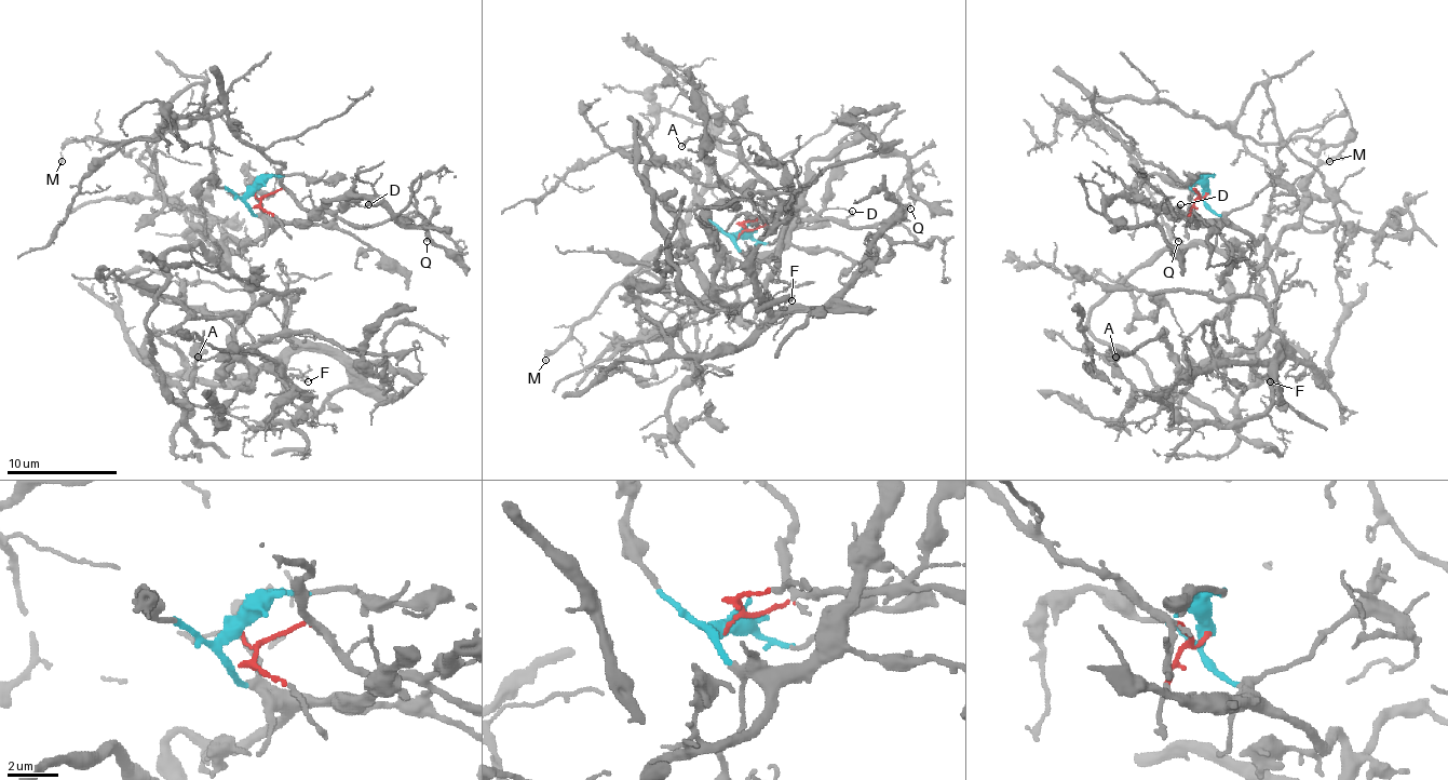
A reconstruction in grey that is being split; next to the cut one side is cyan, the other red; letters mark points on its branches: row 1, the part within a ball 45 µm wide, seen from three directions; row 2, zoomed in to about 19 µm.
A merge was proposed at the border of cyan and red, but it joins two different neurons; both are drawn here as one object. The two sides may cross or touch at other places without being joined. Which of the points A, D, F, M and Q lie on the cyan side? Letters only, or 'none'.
A, F

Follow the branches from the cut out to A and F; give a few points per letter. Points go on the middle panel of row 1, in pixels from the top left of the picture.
A: (736, 237), (756, 270), (706, 295), (630, 121), (673, 209), (770, 226), (792, 176), (754, 134), (681, 146)
F: (736, 237), (756, 270), (706, 295), (632, 121), (667, 206), (747, 201), (767, 231), (754, 283), (792, 300)

